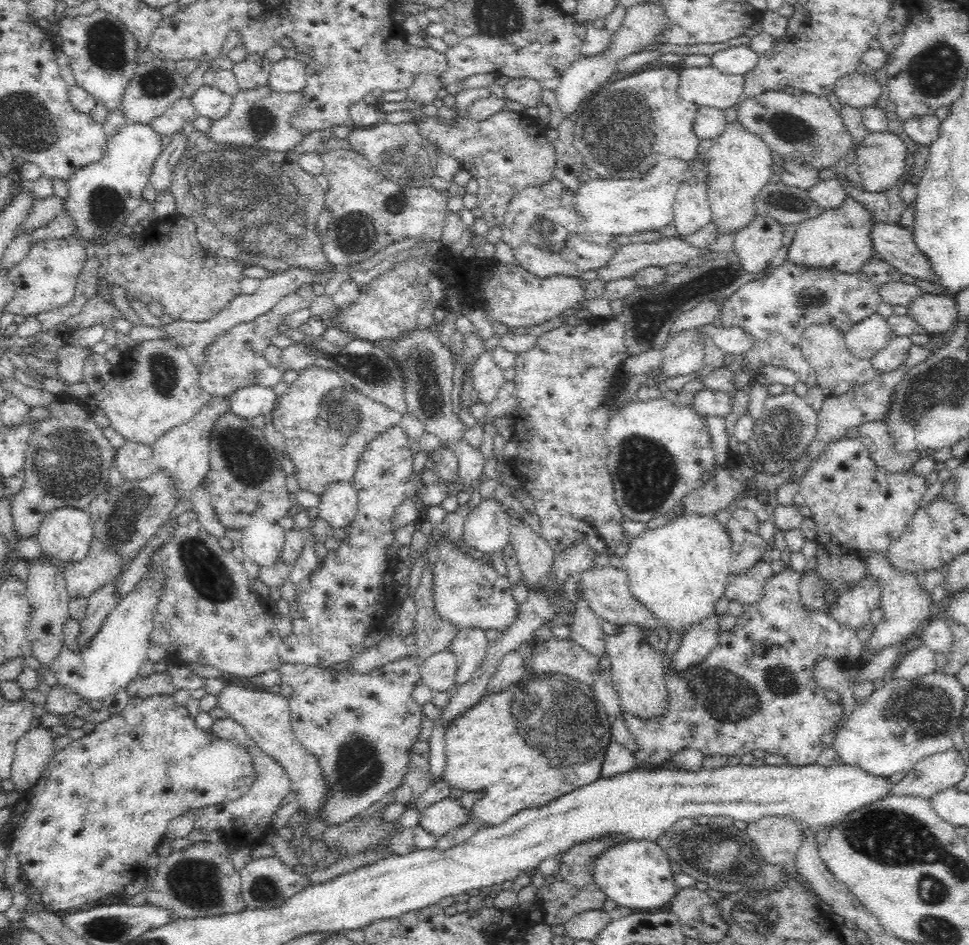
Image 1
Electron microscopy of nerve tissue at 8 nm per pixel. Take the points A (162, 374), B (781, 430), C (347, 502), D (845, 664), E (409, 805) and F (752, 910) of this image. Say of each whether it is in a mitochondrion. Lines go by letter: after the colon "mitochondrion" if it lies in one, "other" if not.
A: mitochondrion
B: mitochondrion
C: other
D: other
E: other
F: mitochondrion

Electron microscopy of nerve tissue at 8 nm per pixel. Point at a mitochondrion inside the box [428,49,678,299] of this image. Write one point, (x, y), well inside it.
(619, 131)

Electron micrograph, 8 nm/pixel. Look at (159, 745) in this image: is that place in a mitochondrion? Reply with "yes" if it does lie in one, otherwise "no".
yes

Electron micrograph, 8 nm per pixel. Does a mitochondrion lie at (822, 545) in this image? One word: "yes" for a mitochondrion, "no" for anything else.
no

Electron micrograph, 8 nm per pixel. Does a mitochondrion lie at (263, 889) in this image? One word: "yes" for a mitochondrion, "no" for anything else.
yes

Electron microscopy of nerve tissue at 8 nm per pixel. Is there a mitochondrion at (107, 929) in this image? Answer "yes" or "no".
yes

